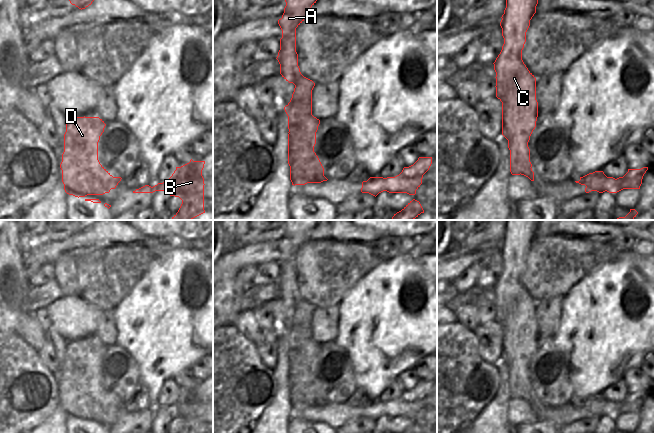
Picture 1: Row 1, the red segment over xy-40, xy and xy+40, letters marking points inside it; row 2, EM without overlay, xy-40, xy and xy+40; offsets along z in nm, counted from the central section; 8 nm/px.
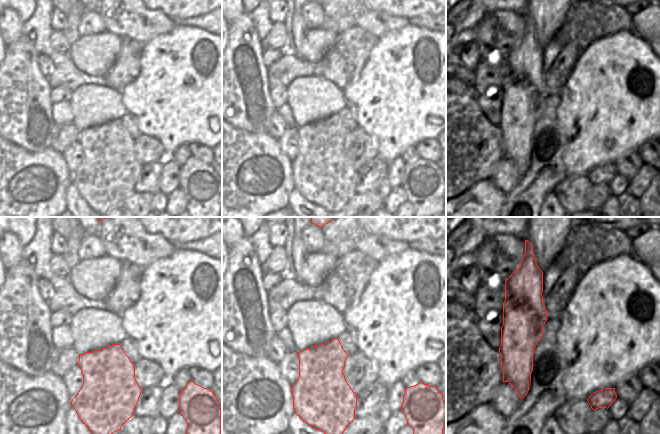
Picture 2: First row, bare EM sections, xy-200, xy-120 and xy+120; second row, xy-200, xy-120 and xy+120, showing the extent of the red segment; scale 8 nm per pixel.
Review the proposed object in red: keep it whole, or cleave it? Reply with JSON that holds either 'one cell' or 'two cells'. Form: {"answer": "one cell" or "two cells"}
{"answer": "two cells"}

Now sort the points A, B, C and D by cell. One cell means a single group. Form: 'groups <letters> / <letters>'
groups A C / B D

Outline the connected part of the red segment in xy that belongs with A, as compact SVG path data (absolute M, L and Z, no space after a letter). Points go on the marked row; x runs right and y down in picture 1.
M285 0L286 6L278 24L282 30L280 50L277 60L280 74L289 83L295 85L290 102L284 107L288 116L288 129L297 123L303 123L312 115L312 90L315 83L304 77L298 66L296 52L296 28L309 15L310 8L317 0Z

